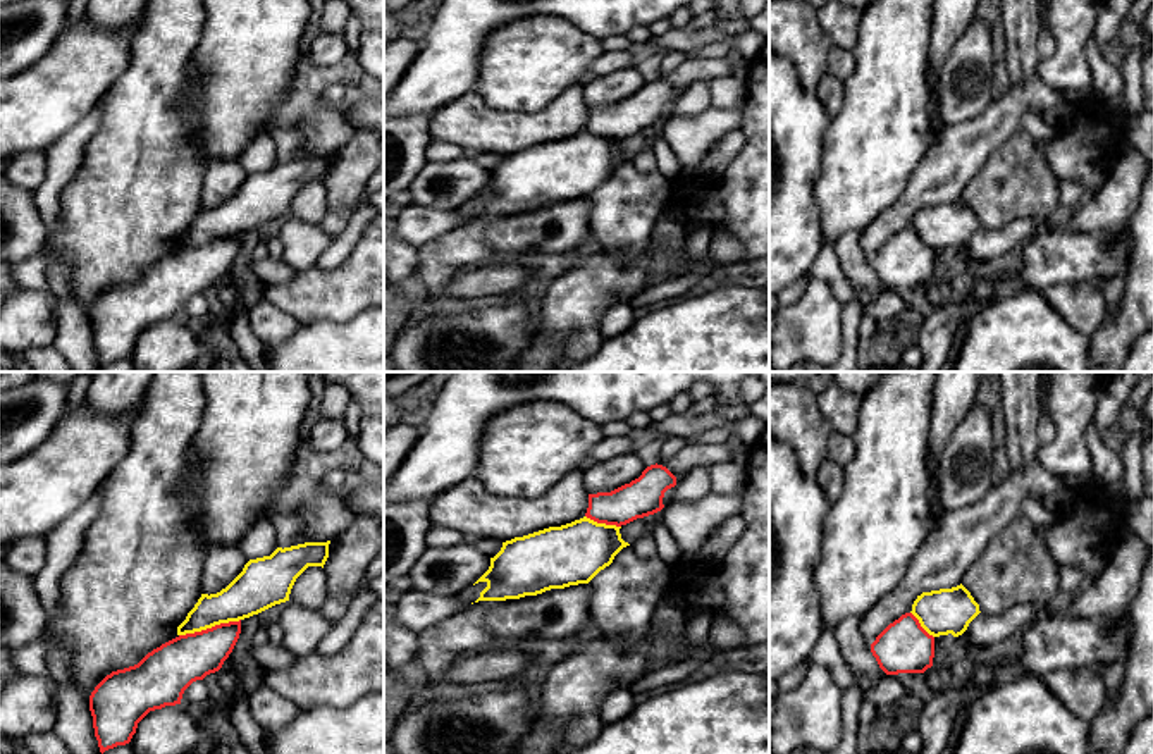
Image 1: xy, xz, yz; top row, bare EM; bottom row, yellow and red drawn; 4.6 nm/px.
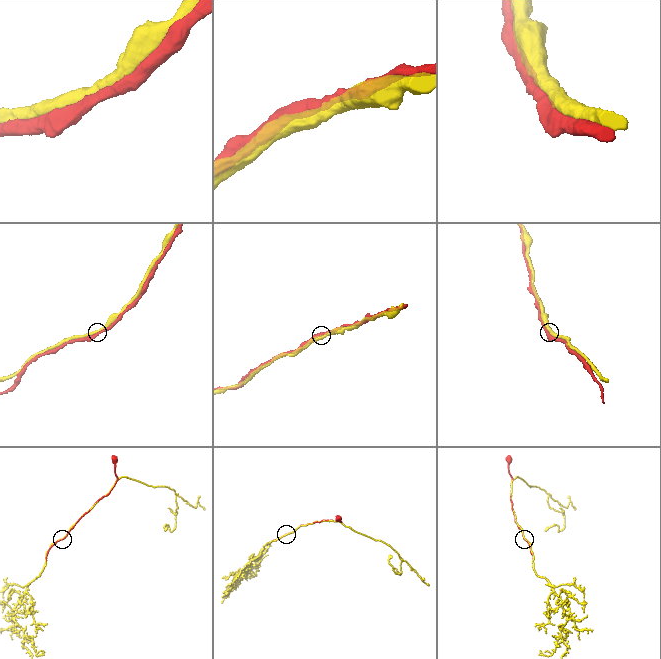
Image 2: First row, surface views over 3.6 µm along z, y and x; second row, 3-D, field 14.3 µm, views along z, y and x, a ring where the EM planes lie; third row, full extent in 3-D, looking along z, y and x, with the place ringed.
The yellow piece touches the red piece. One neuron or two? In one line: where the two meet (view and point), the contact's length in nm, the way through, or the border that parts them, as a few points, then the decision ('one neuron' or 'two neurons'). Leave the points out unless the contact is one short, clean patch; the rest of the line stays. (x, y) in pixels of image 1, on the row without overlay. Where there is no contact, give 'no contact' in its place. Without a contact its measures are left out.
meets yellow in xy at (209, 241); contact 300 nm long; one neuron

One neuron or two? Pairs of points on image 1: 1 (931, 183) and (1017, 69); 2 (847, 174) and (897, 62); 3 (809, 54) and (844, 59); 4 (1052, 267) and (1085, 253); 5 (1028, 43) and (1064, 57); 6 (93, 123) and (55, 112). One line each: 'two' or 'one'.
1: one
2: one
3: two
4: one
5: two
6: two

